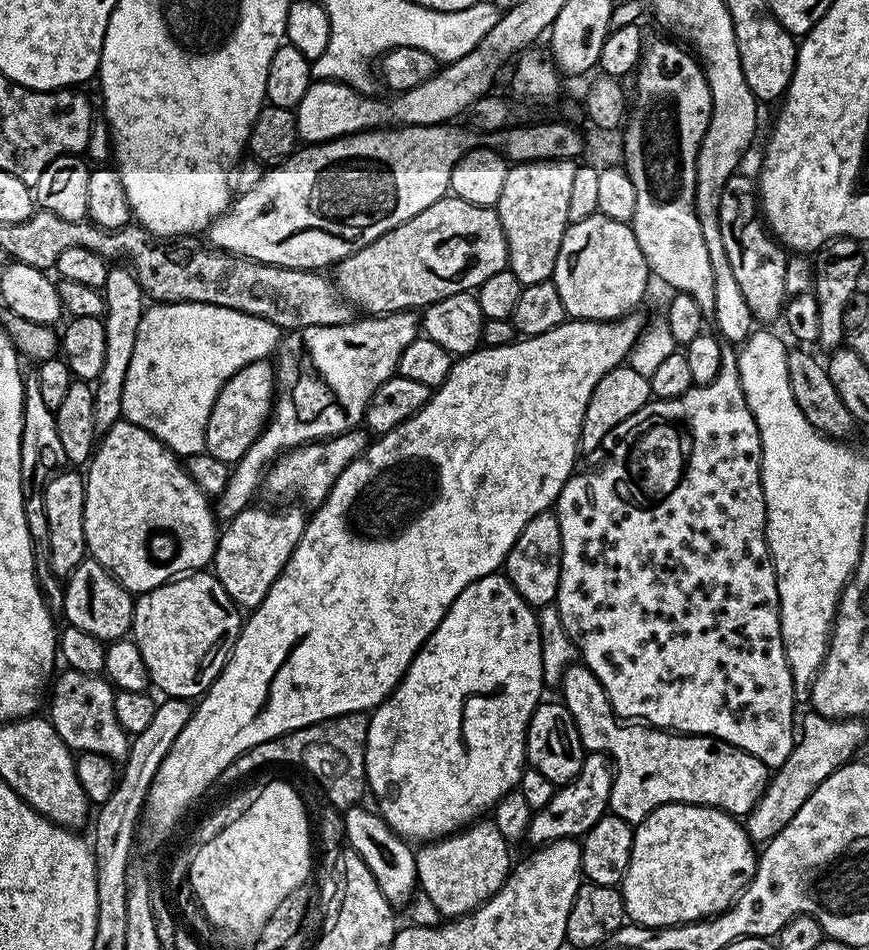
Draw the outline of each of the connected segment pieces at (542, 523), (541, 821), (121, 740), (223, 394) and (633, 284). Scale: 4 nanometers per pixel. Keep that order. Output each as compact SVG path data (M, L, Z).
M551 511L540 512L526 522L502 568L514 590L518 590L533 609L539 610L555 601L562 570L562 530L558 530L558 518Z
M588 752L576 777L569 784L559 785L554 798L550 798L546 806L533 811L527 839L539 846L555 840L583 838L609 811L613 775L613 765L604 752Z
M73 668L64 670L59 676L60 673L51 685L52 701L46 711L47 719L51 720L54 730L58 730L58 738L62 738L73 753L102 754L110 761L123 761L128 755L130 737L126 730L122 730L118 714L114 714L116 692L112 685L103 675L82 674Z
M259 360L234 374L218 394L214 410L210 410L210 422L206 422L206 442L204 451L209 452L218 462L236 465L250 450L250 446L260 437L260 431L272 415L276 378L274 368L268 360Z
M599 214L569 223L562 246L558 246L558 262L554 262L551 281L562 297L565 313L571 319L621 320L624 316L633 315L648 292L648 280L648 263L642 254L642 246L638 246L638 238L634 238L631 223L623 224Z

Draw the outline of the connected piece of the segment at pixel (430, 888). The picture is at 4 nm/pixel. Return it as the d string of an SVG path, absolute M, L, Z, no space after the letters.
M481 818L450 836L429 840L416 854L419 891L444 915L441 917L466 916L498 894L514 867L511 851L491 818Z

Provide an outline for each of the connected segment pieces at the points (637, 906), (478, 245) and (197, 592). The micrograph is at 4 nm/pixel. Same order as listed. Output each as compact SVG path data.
M658 806L632 833L630 866L622 881L627 919L657 928L719 916L754 878L758 852L752 848L747 827L721 808Z
M449 194L434 202L434 206L426 206L422 214L414 214L414 218L394 226L394 230L382 234L382 238L374 238L370 246L362 246L362 250L341 260L334 268L334 283L340 295L359 311L361 308L361 313L387 314L423 310L434 302L442 302L442 298L450 298L450 294L472 292L480 288L486 278L507 267L506 234L495 207L466 202L461 196Z
M197 570L177 576L176 579L168 580L162 586L149 592L141 592L135 597L130 639L138 646L142 662L146 662L149 681L153 685L157 684L164 691L165 697L191 701L203 696L218 678L232 653L241 623L241 609L232 601L230 594L222 590L222 582L218 582L218 578L211 571Z

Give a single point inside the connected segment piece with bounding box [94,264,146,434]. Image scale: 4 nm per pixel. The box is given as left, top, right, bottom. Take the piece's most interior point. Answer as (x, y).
(124, 301)

